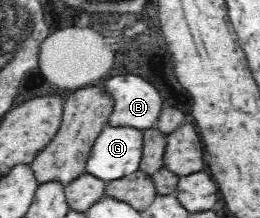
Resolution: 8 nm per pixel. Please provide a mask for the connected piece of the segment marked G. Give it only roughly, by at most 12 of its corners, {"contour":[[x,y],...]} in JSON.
{"contour":[[107,125],[86,173],[103,182],[139,169],[141,131]]}

